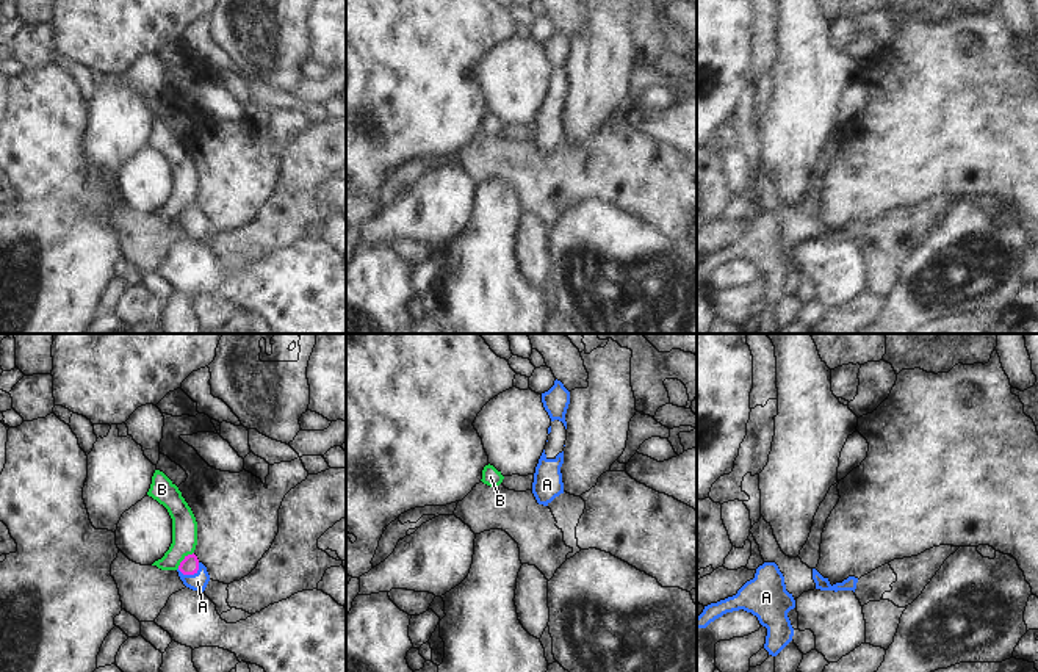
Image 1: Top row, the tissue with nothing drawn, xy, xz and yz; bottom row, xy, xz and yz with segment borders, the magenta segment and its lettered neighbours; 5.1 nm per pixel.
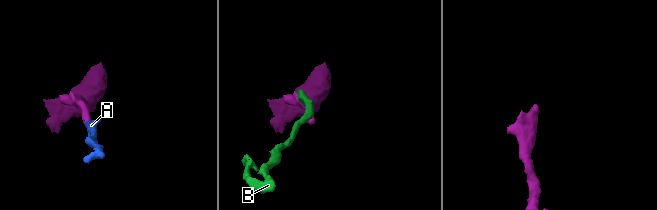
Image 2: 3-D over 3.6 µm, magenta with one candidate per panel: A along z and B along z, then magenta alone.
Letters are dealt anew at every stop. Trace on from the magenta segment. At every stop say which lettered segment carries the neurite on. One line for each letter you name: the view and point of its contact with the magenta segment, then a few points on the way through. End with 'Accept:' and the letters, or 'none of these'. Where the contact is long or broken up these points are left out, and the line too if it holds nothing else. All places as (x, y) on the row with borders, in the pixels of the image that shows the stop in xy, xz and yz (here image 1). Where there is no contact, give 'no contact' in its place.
A: meets magenta in xy at (190, 574); runs through xy (190, 566), (190, 574), (198, 581)
Accept: A

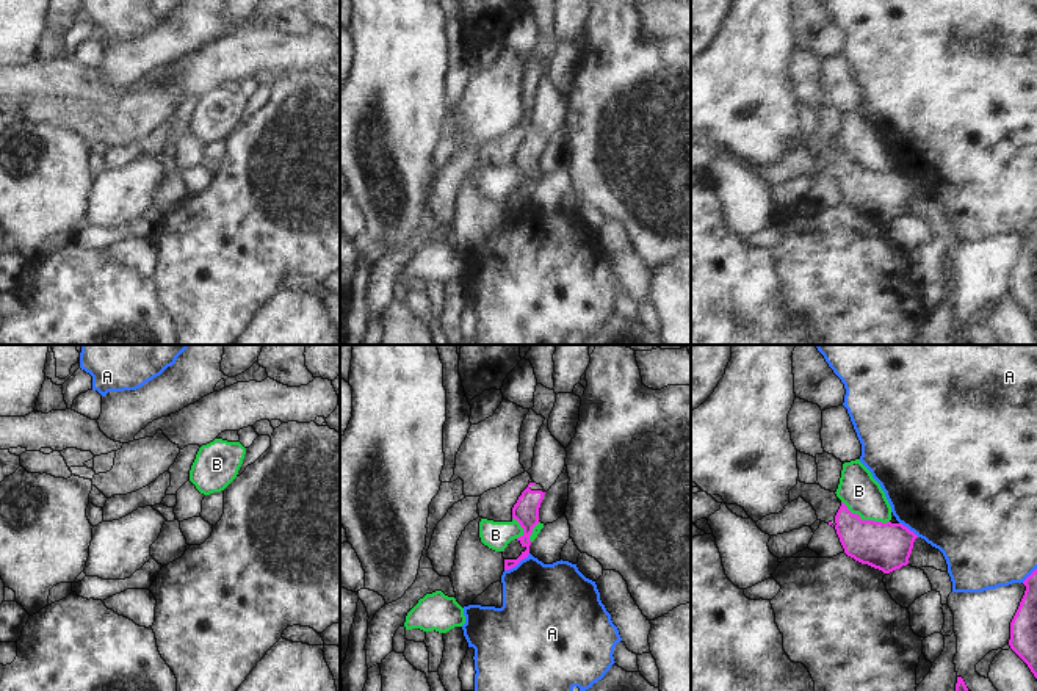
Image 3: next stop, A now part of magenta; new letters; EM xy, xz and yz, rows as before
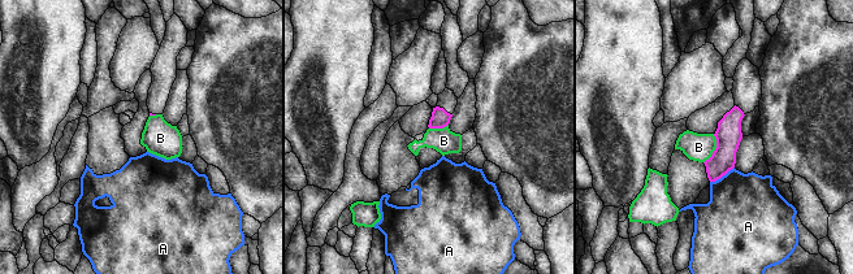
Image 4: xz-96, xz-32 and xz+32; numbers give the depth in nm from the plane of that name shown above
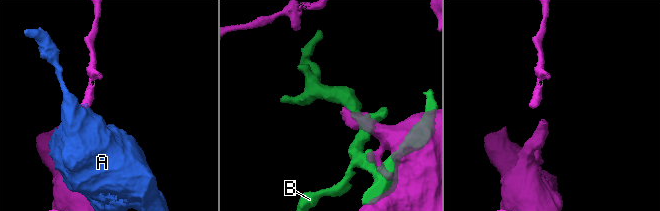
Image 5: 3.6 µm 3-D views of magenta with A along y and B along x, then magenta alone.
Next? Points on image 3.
Accept: none of these

